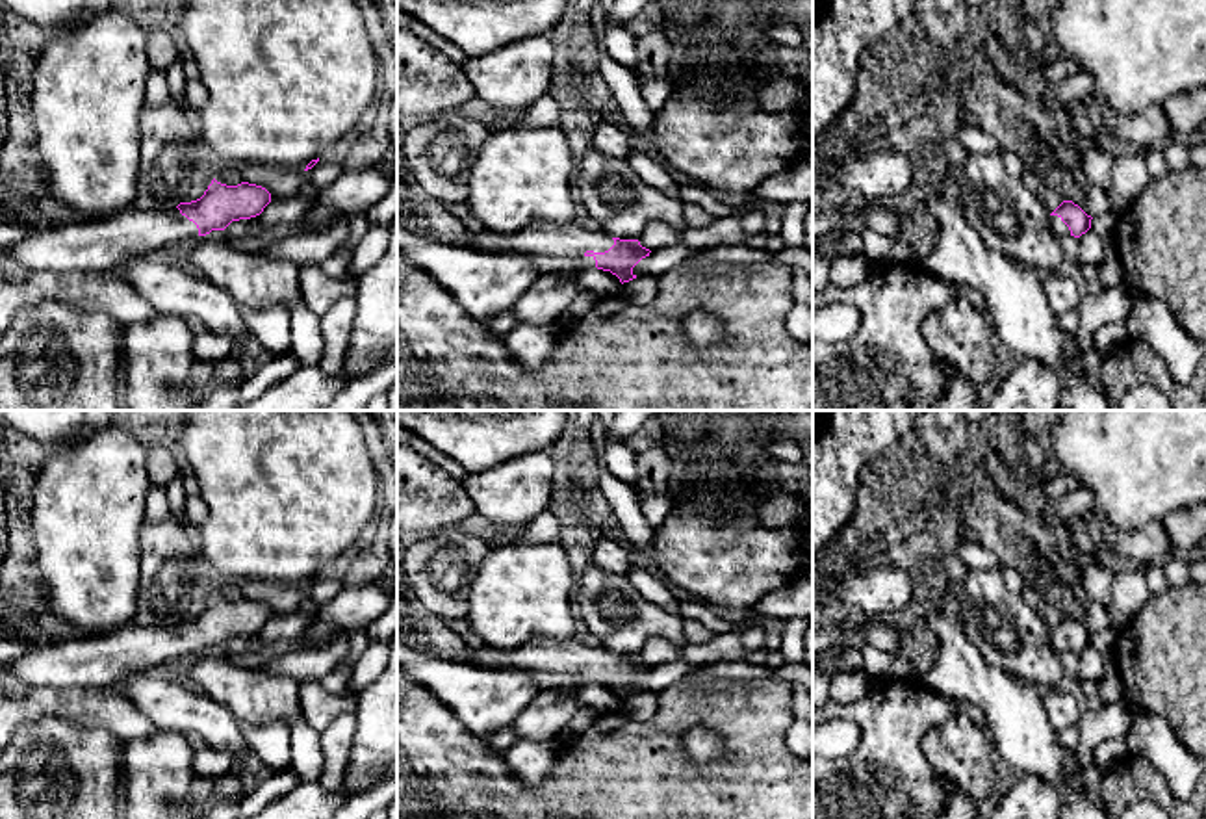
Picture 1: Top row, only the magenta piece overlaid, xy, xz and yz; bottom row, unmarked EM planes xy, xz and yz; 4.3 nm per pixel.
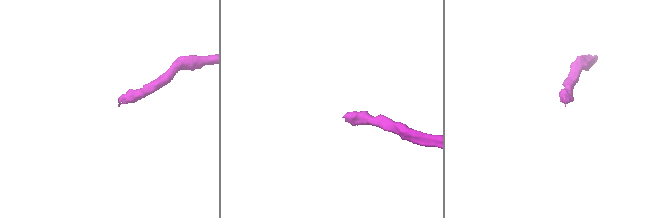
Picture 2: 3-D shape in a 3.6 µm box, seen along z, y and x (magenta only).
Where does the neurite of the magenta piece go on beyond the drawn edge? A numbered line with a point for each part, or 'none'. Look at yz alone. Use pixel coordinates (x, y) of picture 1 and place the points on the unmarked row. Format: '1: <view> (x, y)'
1: yz (1060, 645)

